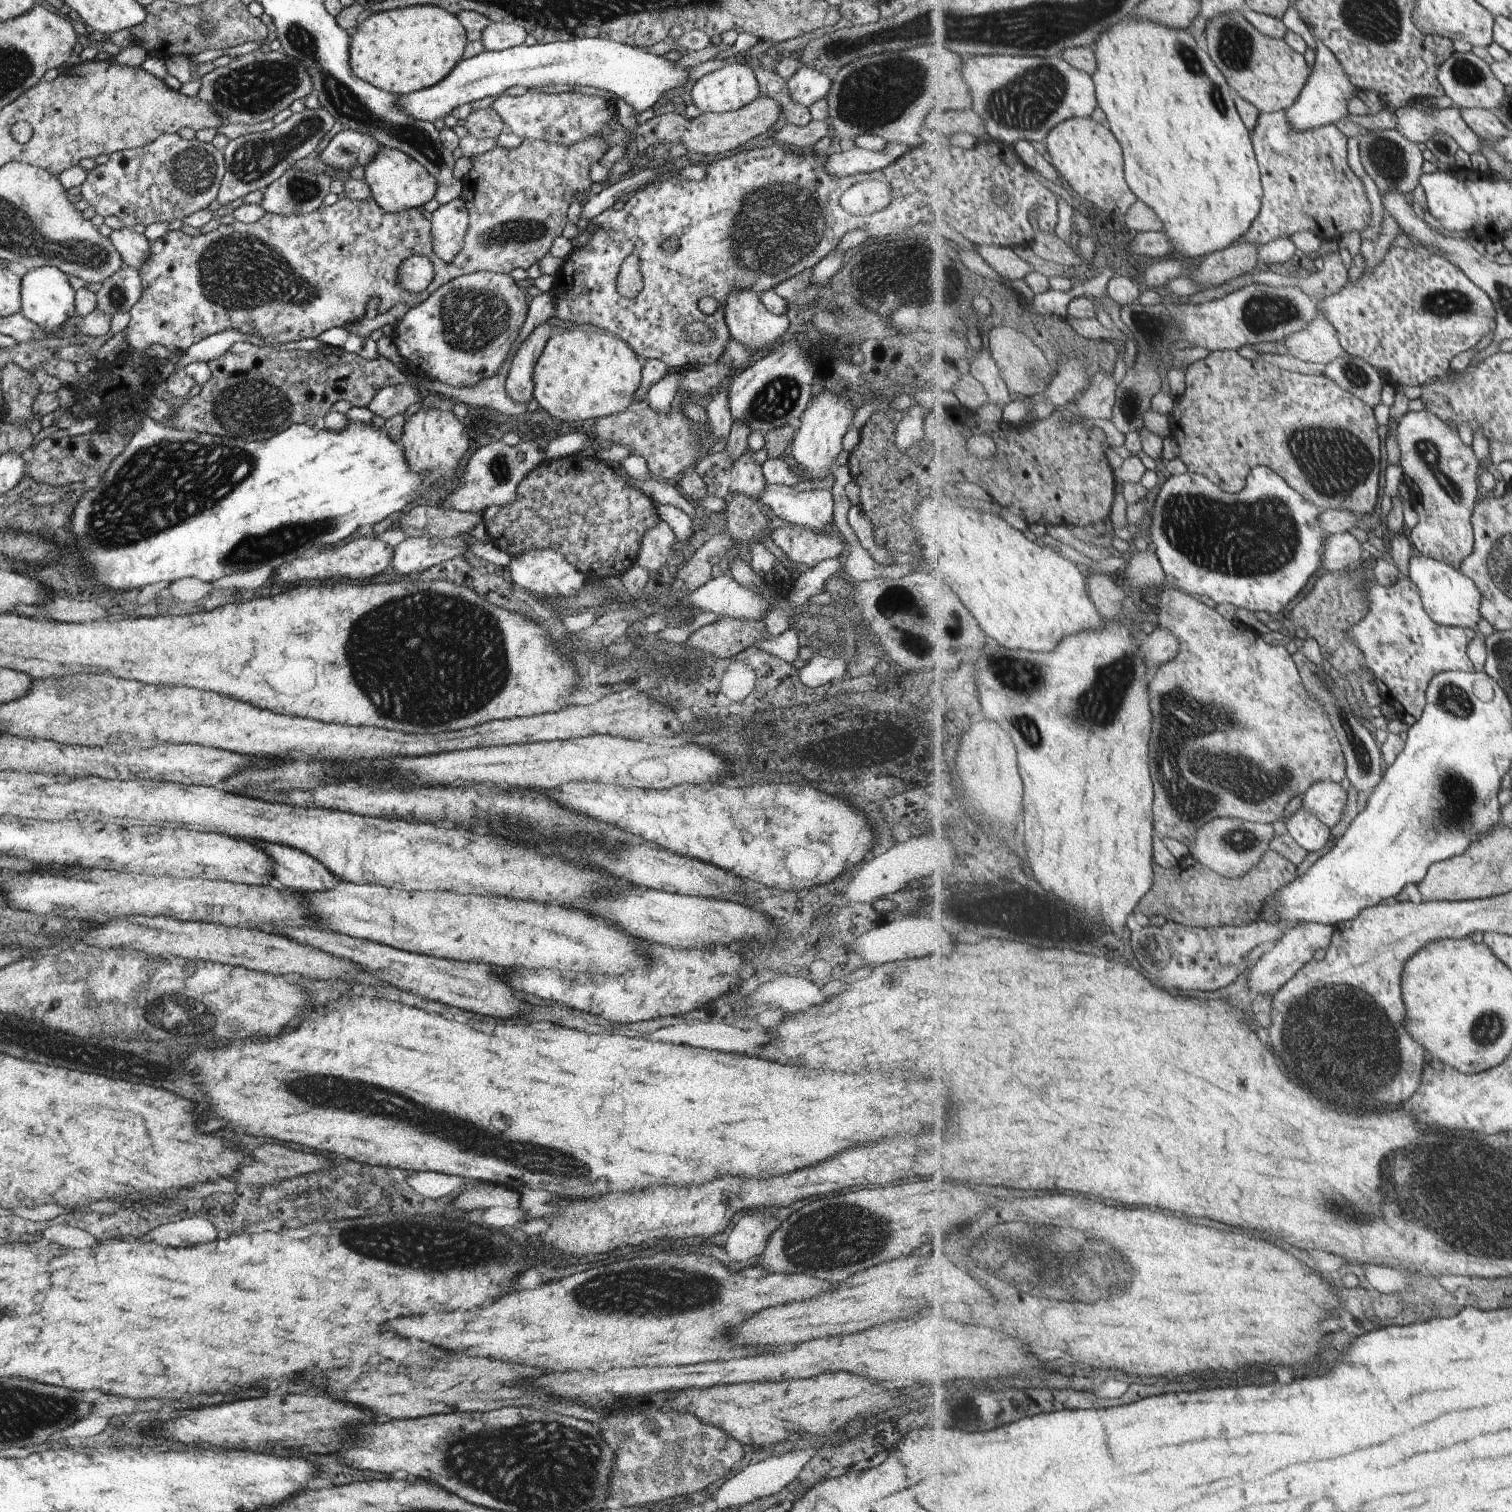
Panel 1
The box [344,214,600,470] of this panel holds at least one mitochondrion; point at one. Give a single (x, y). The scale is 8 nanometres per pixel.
(472, 318)

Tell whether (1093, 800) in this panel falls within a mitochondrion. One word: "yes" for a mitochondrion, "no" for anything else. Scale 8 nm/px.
no

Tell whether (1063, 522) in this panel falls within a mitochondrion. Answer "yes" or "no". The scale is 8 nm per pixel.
no

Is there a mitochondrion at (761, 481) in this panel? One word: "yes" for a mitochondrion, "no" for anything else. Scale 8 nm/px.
no

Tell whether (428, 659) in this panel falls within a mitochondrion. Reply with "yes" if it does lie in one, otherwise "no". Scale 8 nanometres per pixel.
yes

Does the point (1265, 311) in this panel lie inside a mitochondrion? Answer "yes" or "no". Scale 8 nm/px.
yes

